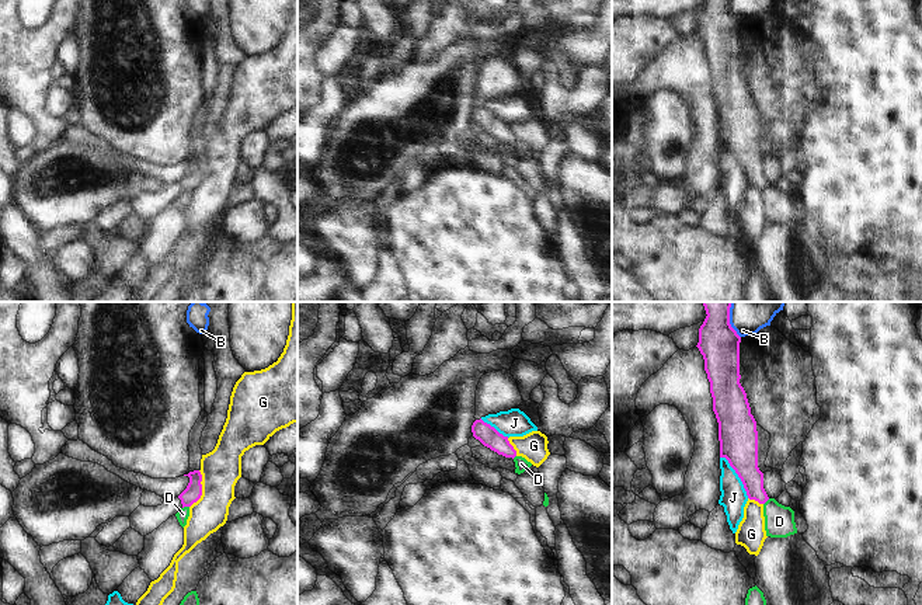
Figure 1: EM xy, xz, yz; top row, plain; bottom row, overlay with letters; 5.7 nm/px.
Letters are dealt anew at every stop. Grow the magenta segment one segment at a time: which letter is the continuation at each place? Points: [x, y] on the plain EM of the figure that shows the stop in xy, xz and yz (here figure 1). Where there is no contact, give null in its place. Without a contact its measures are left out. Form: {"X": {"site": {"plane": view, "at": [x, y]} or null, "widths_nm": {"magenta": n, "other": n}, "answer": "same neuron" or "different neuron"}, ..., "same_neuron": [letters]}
{"B": {"site": {"plane": "yz", "at": [730, 11]}, "widths_nm": {"magenta": 240, "other": 130}, "answer": "different neuron"}, "D": {"site": {"plane": "xy", "at": [185, 191]}, "widths_nm": {"magenta": 100, "other": 70}, "answer": "different neuron"}, "G": {"site": {"plane": "xy", "at": [201, 174]}, "widths_nm": {"magenta": 100, "other": 240}, "answer": "different neuron"}, "J": {"site": {"plane": "yz", "at": [738, 162]}, "widths_nm": {"magenta": 220, "other": 150}, "answer": "different neuron"}, "same_neuron": []}

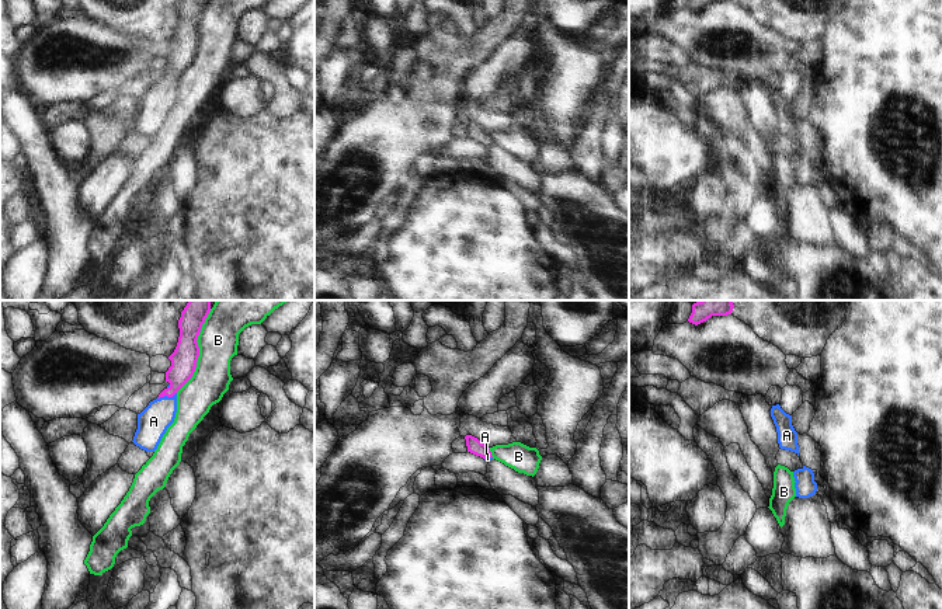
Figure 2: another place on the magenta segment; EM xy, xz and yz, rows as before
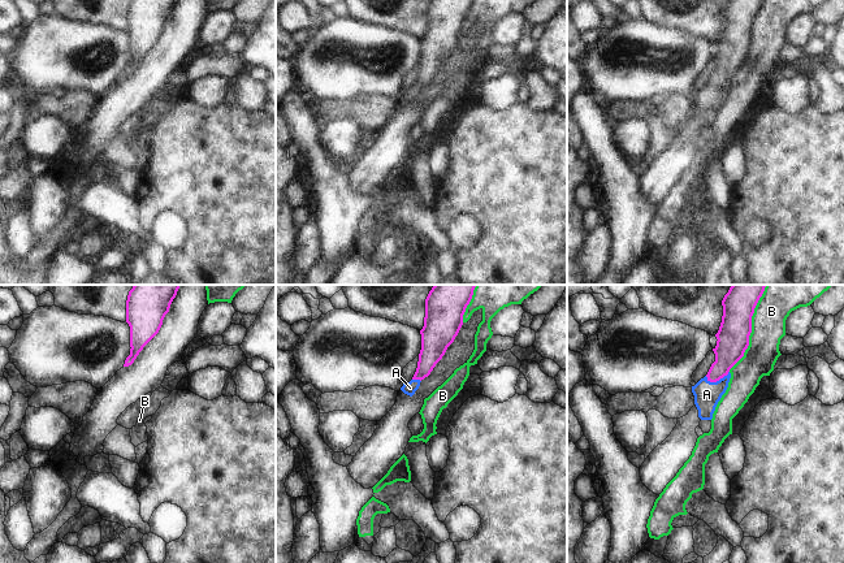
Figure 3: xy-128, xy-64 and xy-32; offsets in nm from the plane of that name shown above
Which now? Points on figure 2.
{"A": {"site": {"plane": "xy", "at": [166, 80]}, "widths_nm": {"magenta": 150, "other": 180}, "answer": "same neuron"}, "B": {"site": {"plane": "xy", "at": [198, 39]}, "widths_nm": {"magenta": 150, "other": 220}, "answer": "different neuron"}, "same_neuron": ["A"]}

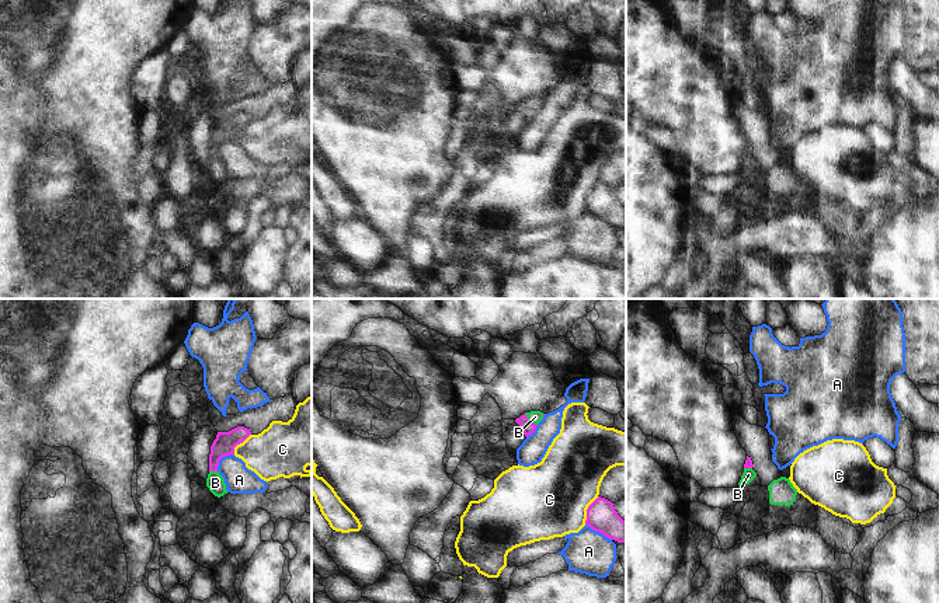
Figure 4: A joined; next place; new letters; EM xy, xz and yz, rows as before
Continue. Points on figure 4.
{"A": {"site": {"plane": "xz", "at": [598, 216]}, "widths_nm": {"magenta": 180, "other": 260}, "answer": "different neuron"}, "B": {"site": {"plane": "xz", "at": [528, 105]}, "widths_nm": {"magenta": 80, "other": 80}, "answer": "same neuron"}, "C": {"site": {"plane": "xz", "at": [587, 197]}, "widths_nm": {"magenta": 180, "other": 440}, "answer": "different neuron"}, "same_neuron": ["B"]}

